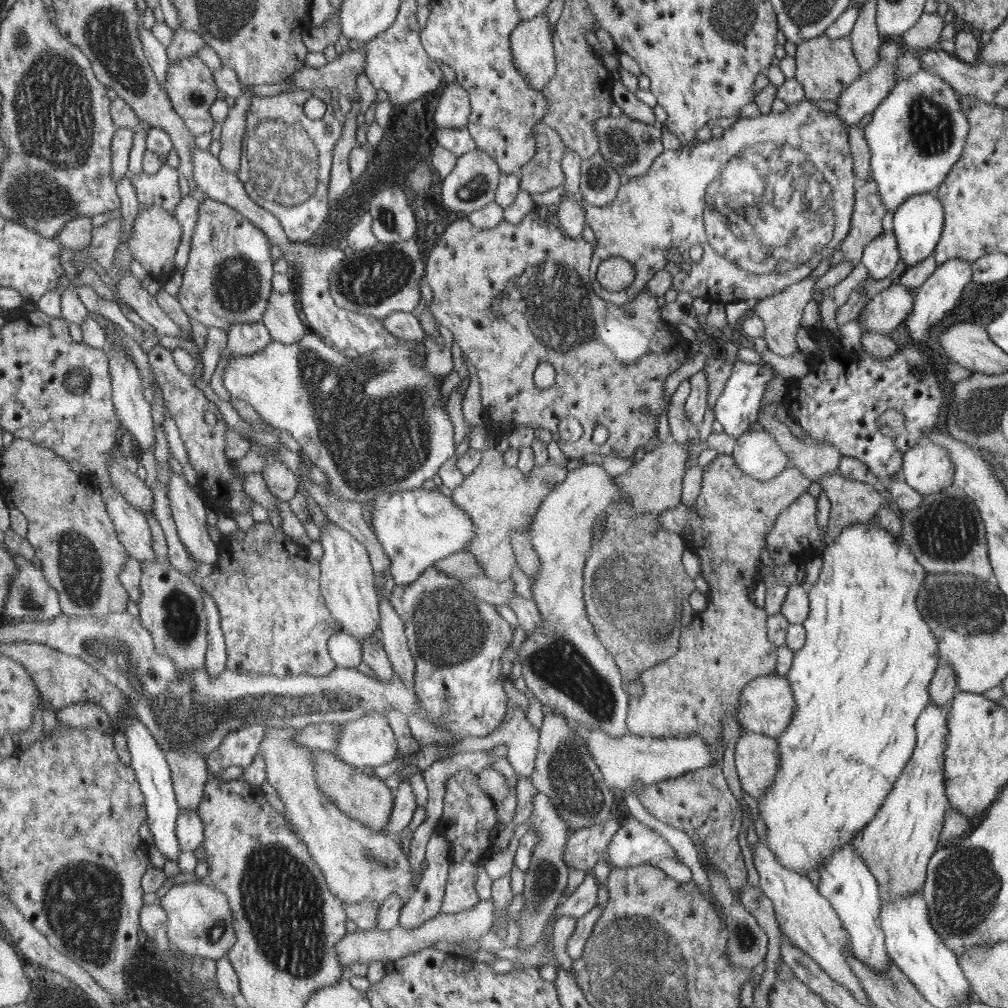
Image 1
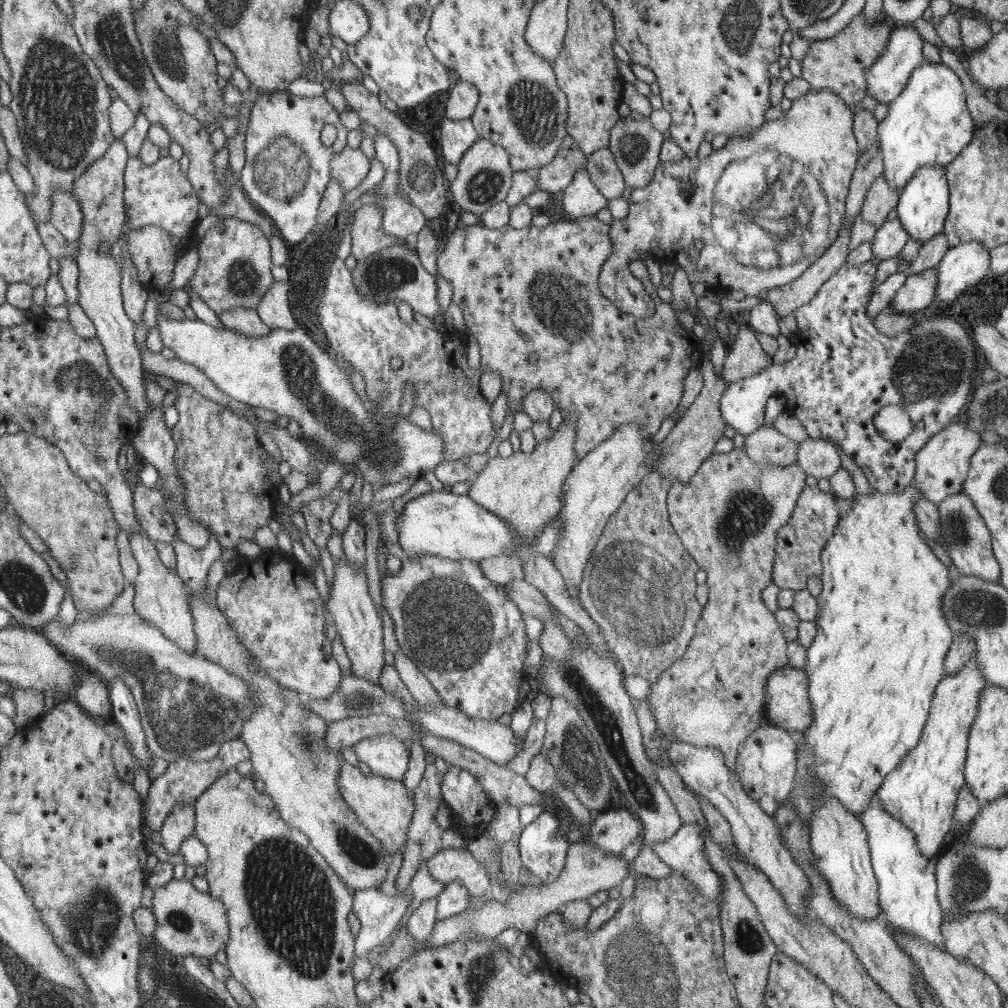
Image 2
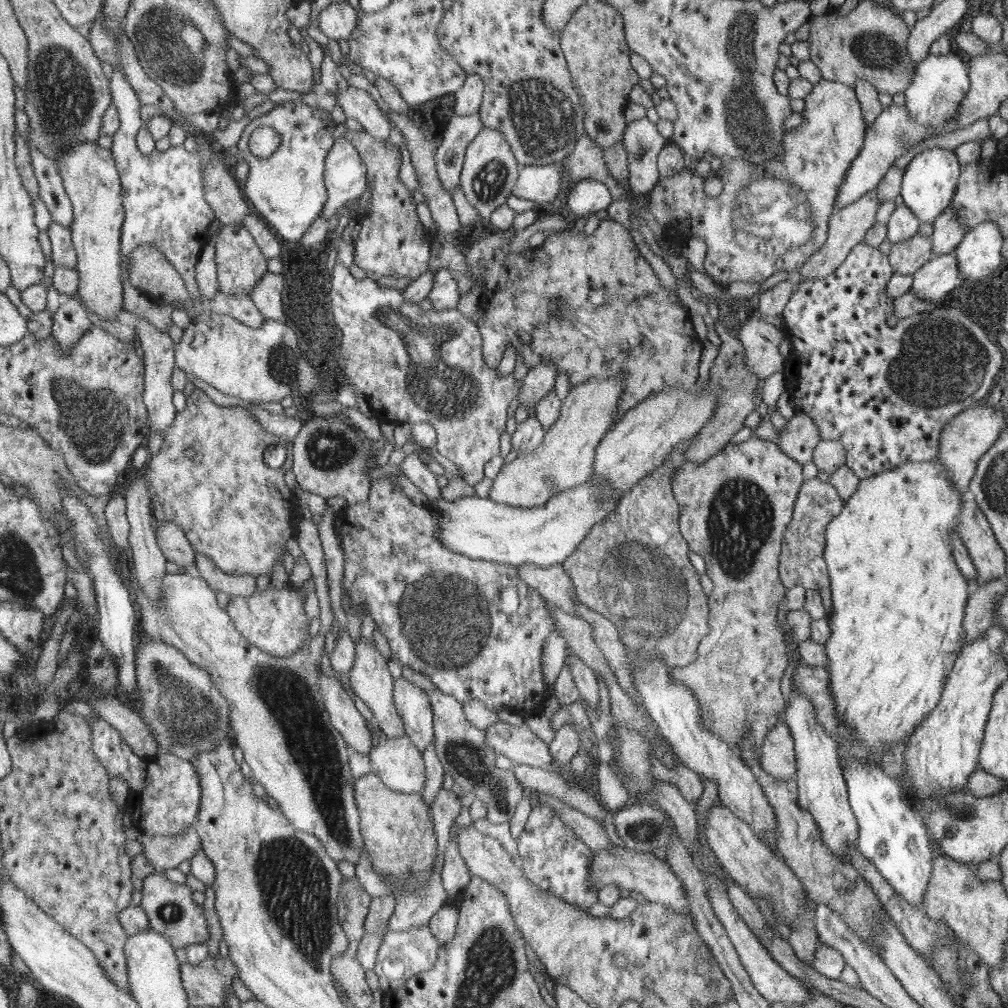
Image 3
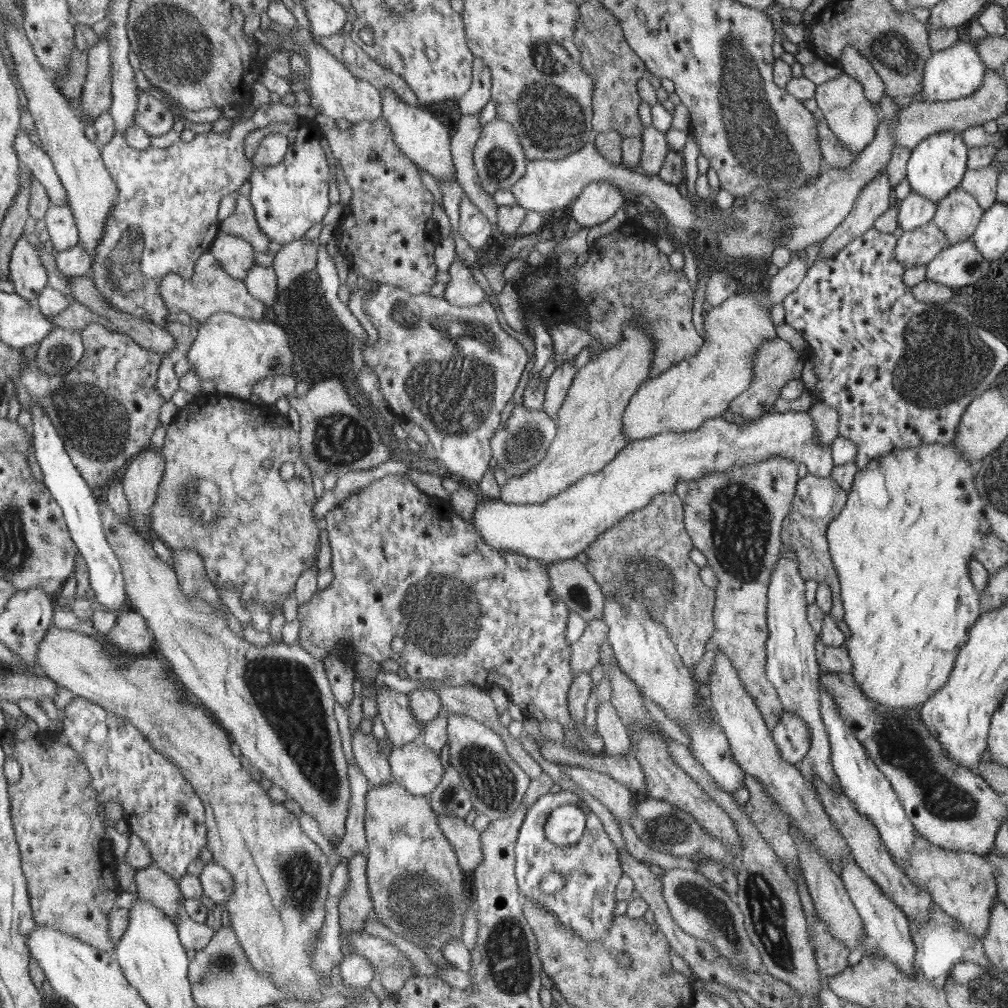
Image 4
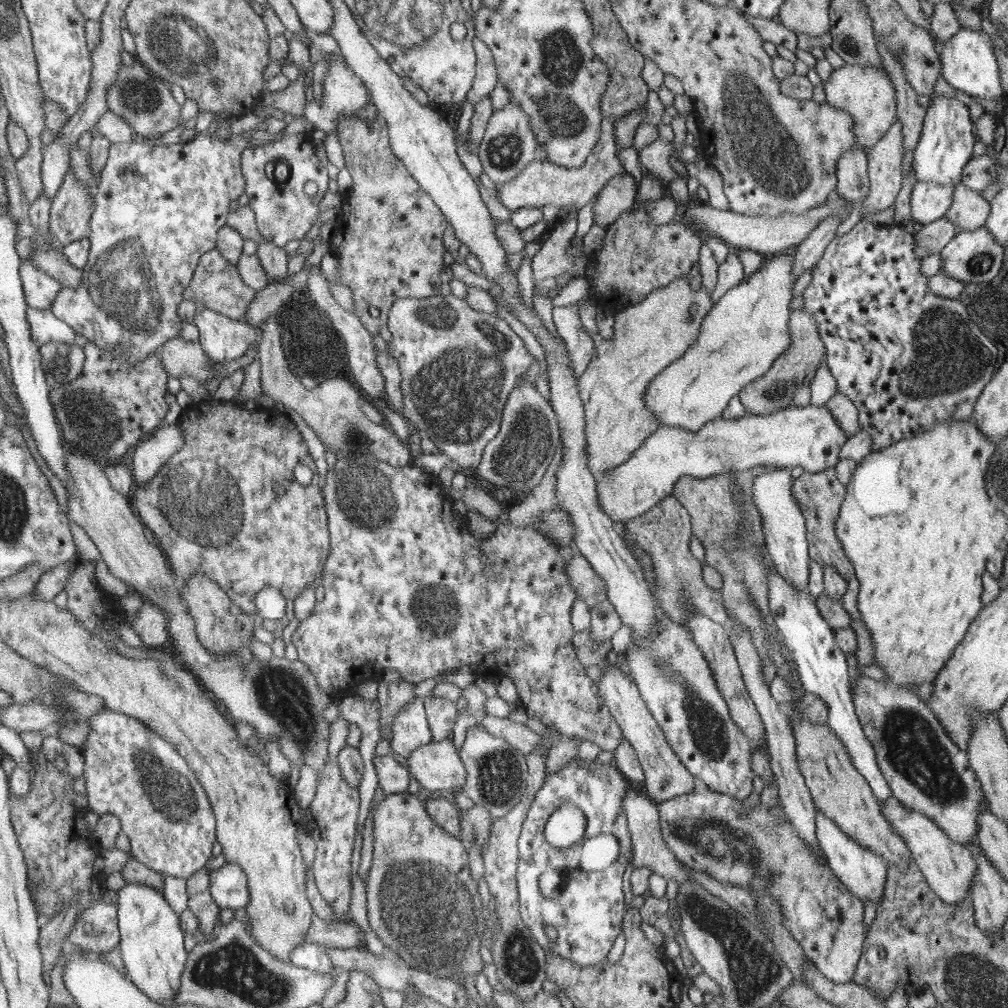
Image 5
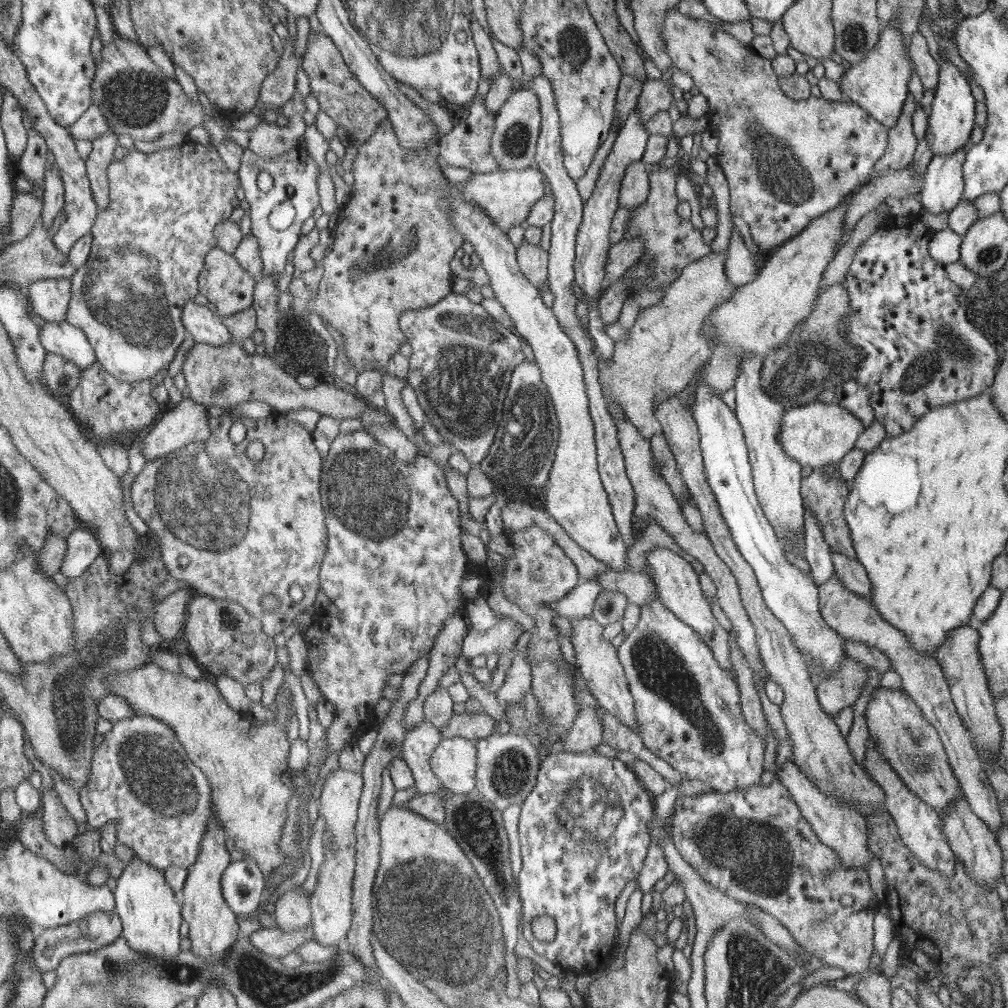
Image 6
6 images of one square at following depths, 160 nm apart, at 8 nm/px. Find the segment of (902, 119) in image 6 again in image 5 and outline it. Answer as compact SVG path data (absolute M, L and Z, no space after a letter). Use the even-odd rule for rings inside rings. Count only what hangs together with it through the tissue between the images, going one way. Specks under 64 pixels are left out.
M895 121L885 135L881 136L880 140L877 140L876 144L867 149L865 153L870 188L863 200L864 214L878 212L895 204L901 191L903 183L901 122Z

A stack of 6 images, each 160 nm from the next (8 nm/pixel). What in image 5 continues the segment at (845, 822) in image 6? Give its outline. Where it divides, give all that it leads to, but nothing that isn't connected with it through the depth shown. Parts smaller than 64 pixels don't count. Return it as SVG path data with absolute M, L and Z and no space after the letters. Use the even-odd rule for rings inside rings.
M820 810L815 813L815 826L818 845L823 850L831 871L843 882L844 886L848 887L848 892L852 892L852 896L858 896L863 903L867 901L876 903L879 911L884 900L884 889L888 874L888 866L881 859L881 856L874 851L869 851L869 848L861 847L854 840L850 840Z

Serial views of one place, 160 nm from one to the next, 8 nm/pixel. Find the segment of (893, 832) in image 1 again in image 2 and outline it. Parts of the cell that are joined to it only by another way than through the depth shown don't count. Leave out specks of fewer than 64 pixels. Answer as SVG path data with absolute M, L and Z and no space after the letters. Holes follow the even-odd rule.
M971 659L963 667L944 677L936 687L929 715L920 735L918 744L908 752L908 756L900 761L897 768L894 768L884 779L880 789L877 791L877 799L880 800L880 808L892 815L894 820L904 824L914 838L920 852L929 859L934 859L940 853L940 846L945 842L946 835L952 829L953 816L956 811L956 800L960 790L965 786L964 762L968 748L969 728L979 709L980 693L987 687L987 680L981 673L976 659Z

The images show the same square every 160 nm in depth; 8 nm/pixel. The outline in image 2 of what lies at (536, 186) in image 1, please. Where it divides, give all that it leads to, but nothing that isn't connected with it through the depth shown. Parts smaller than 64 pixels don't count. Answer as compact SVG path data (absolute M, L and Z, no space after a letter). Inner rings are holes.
M567 136L557 150L556 156L548 163L536 170L540 190L549 193L564 190L575 177L579 168L586 168L586 156L575 138Z

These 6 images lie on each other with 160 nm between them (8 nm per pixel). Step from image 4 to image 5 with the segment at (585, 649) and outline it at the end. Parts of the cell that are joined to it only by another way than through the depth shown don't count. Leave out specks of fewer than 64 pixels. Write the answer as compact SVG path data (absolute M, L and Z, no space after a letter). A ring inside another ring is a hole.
M606 598L595 604L591 609L591 637L601 643L608 640L623 624L619 612L616 612L614 605Z

